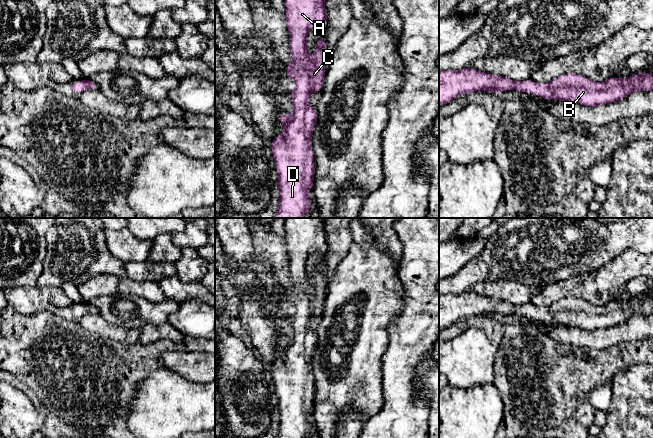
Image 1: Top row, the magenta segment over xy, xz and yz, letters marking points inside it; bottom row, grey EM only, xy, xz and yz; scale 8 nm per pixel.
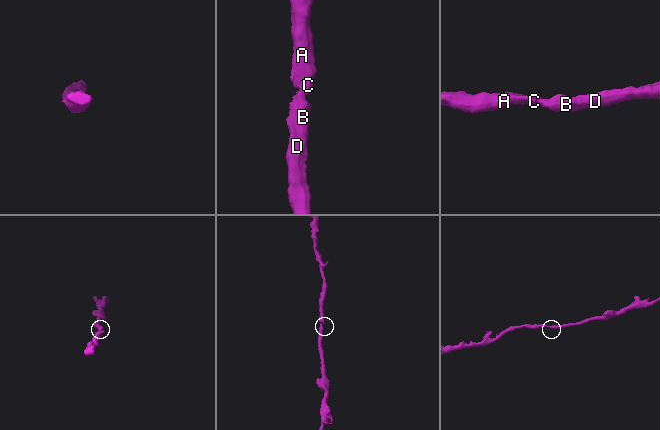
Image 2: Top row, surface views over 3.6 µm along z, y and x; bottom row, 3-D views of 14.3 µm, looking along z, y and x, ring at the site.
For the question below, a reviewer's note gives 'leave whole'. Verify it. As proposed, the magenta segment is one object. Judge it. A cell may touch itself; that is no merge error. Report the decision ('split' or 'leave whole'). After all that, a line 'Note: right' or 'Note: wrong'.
leave whole
Note: right

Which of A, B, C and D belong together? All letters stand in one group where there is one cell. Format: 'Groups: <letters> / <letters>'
Groups: A B C D

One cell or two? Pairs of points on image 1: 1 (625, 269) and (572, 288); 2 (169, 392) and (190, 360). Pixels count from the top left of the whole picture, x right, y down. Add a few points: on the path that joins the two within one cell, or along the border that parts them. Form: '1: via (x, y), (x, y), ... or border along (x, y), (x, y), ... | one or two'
1: via (612, 278), (602, 286), (585, 286) | one
2: border along (162, 368), (167, 368), (189, 380), (202, 383) | two

